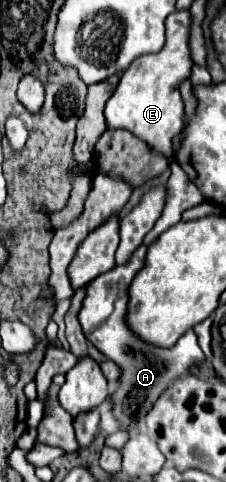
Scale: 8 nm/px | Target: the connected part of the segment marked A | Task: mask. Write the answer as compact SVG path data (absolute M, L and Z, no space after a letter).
M139 246L135 254L131 256L129 264L125 266L115 266L107 274L97 276L85 286L85 298L83 306L79 310L79 322L85 332L85 338L109 360L113 360L119 370L119 388L111 394L111 412L113 418L117 420L119 428L135 434L139 428L139 422L147 416L149 408L153 408L155 400L177 380L183 376L189 376L193 366L201 366L205 362L203 350L199 348L195 340L195 332L189 330L183 338L173 348L159 348L151 346L145 340L139 340L133 332L129 332L127 326L127 300L129 300L129 286L135 278L135 274L143 268L145 264L145 254L147 248Z

